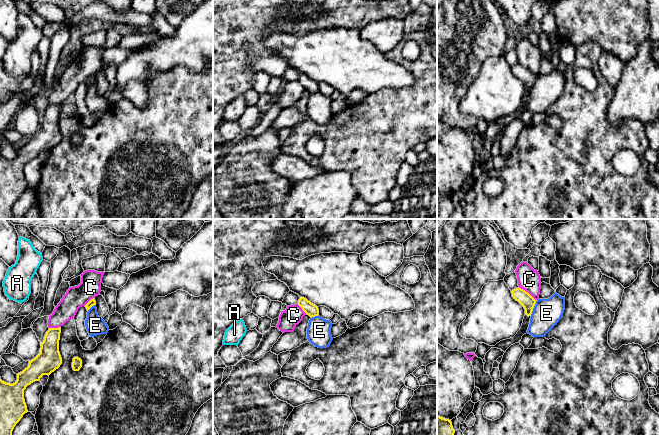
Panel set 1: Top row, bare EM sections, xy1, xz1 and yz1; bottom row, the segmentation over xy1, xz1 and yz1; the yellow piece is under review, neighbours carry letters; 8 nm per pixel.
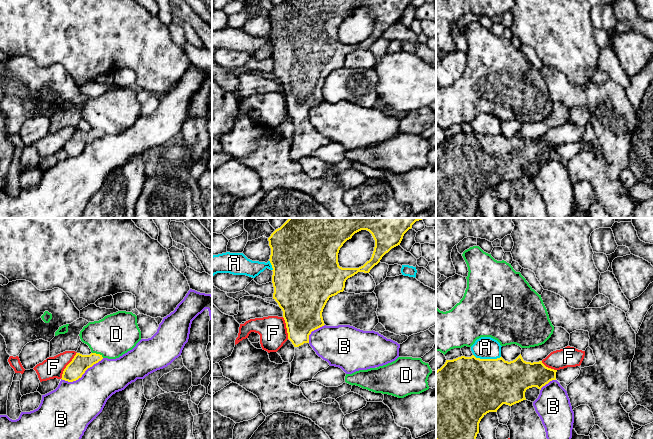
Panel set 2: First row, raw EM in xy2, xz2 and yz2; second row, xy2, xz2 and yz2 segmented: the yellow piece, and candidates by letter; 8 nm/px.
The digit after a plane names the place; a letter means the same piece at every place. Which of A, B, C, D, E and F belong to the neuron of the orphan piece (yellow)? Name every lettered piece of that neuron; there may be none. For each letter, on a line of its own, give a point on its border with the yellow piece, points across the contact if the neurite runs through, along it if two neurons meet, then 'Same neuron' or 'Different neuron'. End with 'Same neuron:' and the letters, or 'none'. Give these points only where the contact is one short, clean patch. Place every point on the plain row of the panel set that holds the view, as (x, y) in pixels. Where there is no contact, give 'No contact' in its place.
A: Touches yellow at yz2 (487, 135). Different neuron
B: Touches yellow at xy2 (82, 150). Different neuron
C: Touches yellow at yz1 (527, 68). Different neuron
D: Touches yellow at xy2 (98, 130). Different neuron
E: Touches yellow at yz1 (533, 83). Boundary: yz1 (537, 76), (530, 91). Different neuron
F: Touches yellow at xy2 (67, 141). Boundary: xy2 (76, 128), (60, 154). Different neuron
Same neuron: none

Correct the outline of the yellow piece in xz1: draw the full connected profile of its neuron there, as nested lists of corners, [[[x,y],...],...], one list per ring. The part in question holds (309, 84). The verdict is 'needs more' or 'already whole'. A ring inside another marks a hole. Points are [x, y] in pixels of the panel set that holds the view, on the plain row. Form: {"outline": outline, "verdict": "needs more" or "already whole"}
{"outline": [[[300,73],[300,75],[298,77],[298,81],[311,94],[319,91],[318,83],[315,80],[311,79],[310,77],[308,77],[304,73]]], "verdict": "already whole"}

